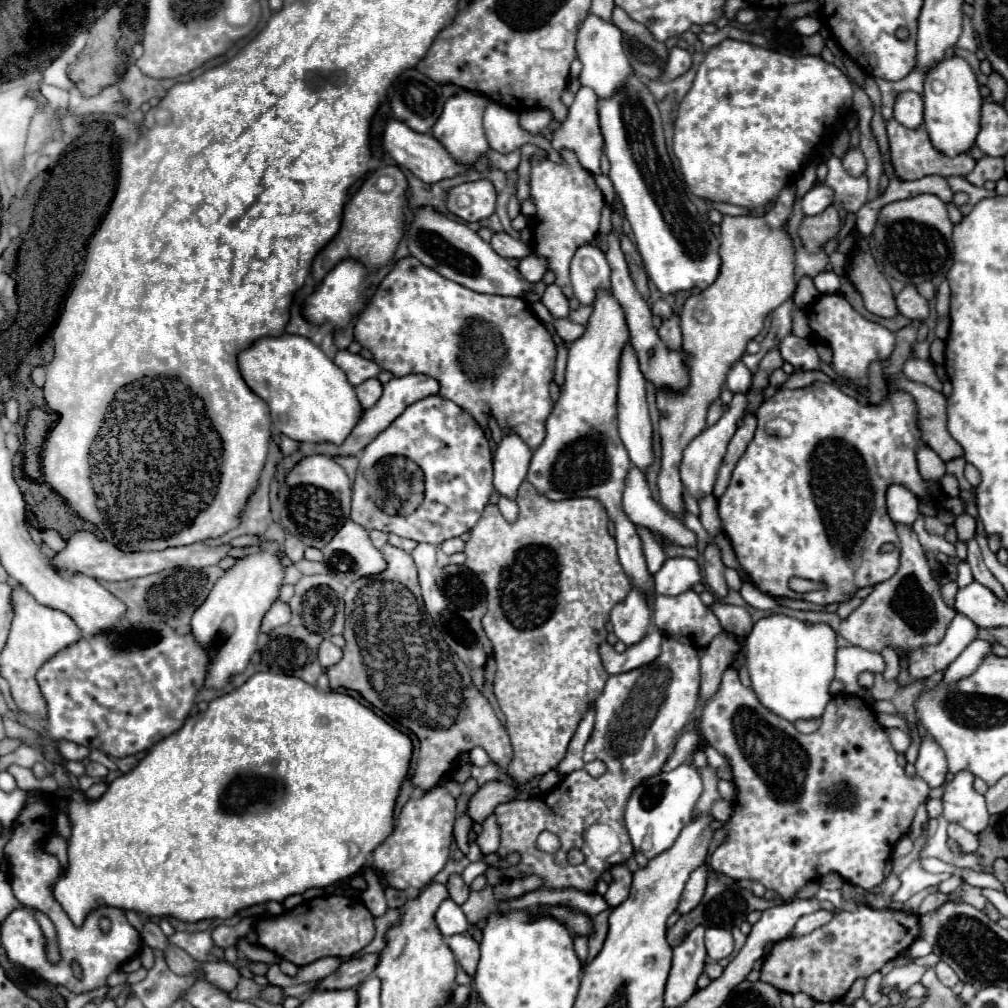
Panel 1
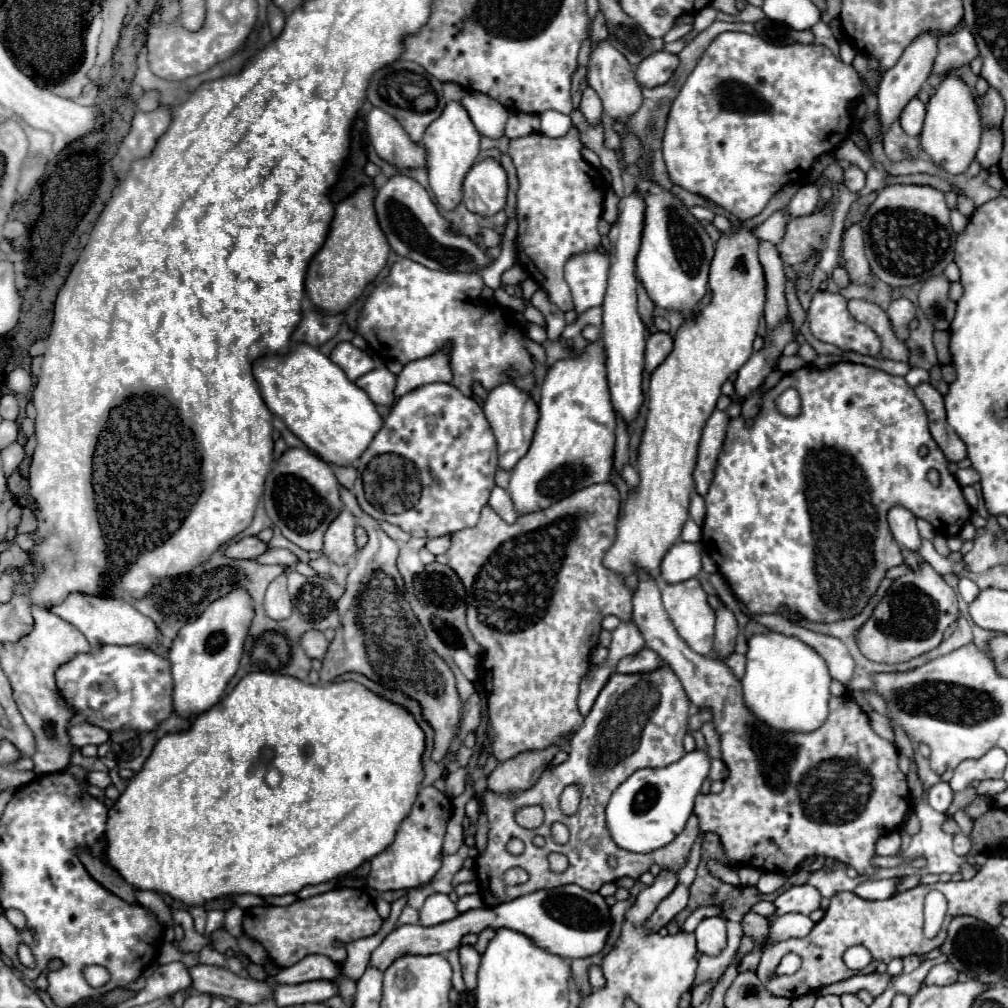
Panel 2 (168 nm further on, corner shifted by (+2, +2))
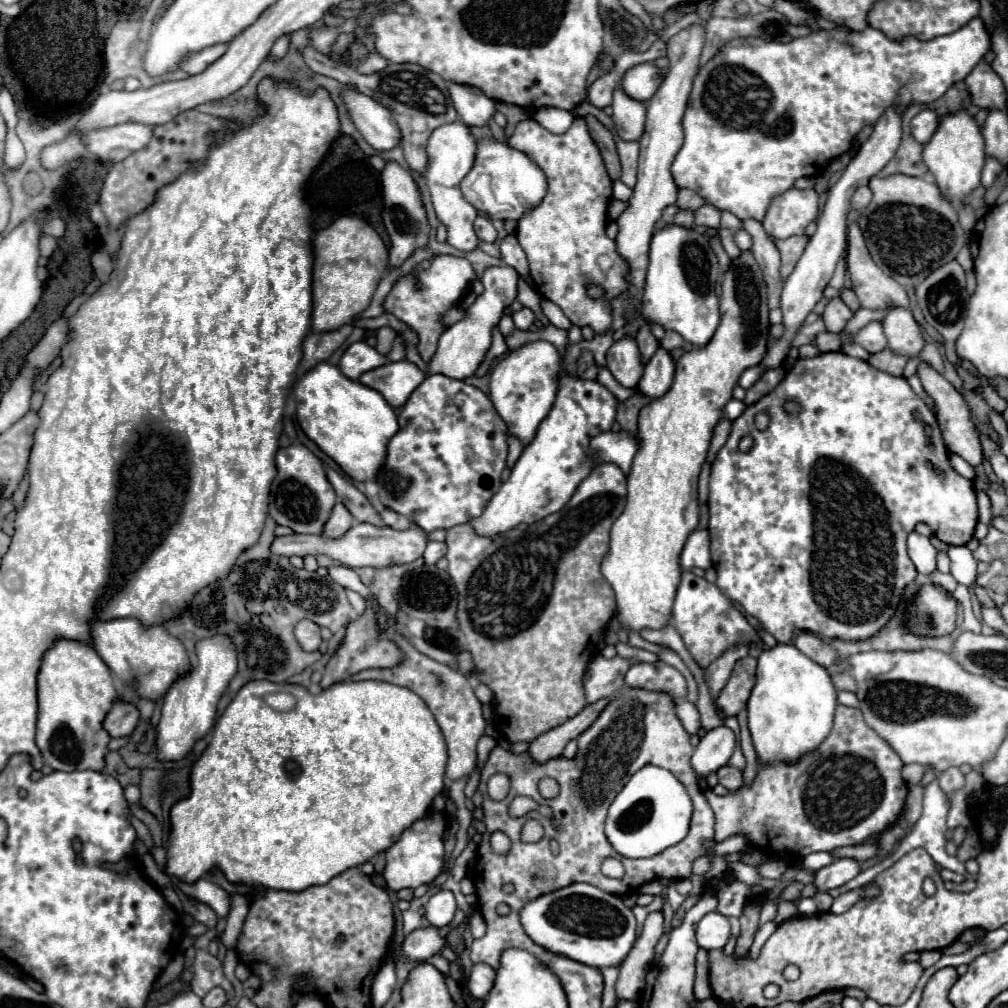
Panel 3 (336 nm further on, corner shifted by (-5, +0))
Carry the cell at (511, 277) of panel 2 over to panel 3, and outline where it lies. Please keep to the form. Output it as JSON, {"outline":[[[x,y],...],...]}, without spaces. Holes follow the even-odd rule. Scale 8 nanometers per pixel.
{"outline":[[[492,266],[484,272],[482,284],[484,284],[484,292],[466,310],[466,318],[456,322],[454,326],[450,326],[442,334],[442,340],[438,342],[438,350],[432,356],[432,360],[428,362],[428,374],[442,374],[442,376],[448,376],[448,378],[454,378],[454,380],[466,380],[476,372],[478,364],[482,362],[484,354],[490,348],[492,328],[500,322],[502,310],[506,306],[510,306],[512,300],[516,298],[518,272],[510,266]]]}

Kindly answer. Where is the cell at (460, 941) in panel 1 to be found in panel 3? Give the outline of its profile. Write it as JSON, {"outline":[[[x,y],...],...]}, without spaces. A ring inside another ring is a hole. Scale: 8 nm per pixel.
{"outline":[[[484,962],[474,964],[472,974],[468,978],[468,990],[470,990],[470,994],[474,998],[480,998],[480,1000],[486,998],[488,992],[490,992],[490,988],[492,988],[492,984],[494,984],[494,976],[496,976],[496,972],[494,972],[492,966],[488,966]]]}

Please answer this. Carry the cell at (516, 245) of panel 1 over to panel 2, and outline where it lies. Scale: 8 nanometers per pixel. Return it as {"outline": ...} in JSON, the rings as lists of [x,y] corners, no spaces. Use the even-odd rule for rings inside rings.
{"outline":[[[481,228],[481,238],[483,238],[485,248],[493,248],[501,244],[501,236],[493,228]]]}

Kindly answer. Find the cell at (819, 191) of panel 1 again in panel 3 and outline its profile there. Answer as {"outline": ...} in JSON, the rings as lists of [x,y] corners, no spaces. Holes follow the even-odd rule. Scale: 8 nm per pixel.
{"outline":[[[790,188],[772,200],[764,218],[764,230],[774,238],[788,238],[804,234],[806,226],[818,216],[816,190]]]}

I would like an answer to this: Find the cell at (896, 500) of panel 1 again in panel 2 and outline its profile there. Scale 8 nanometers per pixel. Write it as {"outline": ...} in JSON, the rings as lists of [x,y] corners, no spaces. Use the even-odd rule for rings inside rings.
{"outline":[[[901,506],[891,508],[889,526],[903,552],[919,552],[921,550],[921,536],[915,526],[915,516],[909,510],[905,510]]]}

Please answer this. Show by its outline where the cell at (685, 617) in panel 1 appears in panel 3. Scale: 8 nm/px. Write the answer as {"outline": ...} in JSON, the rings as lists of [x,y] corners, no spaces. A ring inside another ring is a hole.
{"outline":[[[682,572],[682,578],[676,590],[674,608],[672,608],[672,622],[700,668],[708,668],[708,664],[714,662],[728,646],[734,646],[740,642],[750,644],[752,640],[758,640],[756,630],[748,624],[742,612],[738,612],[732,606],[726,594],[720,592],[716,584],[710,584],[708,580],[692,572]]]}

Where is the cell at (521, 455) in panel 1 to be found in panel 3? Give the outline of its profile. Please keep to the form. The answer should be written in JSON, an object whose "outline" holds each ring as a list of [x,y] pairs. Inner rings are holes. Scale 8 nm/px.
{"outline":[[[532,342],[516,352],[510,352],[490,376],[490,400],[496,412],[508,426],[508,434],[528,444],[536,436],[536,428],[548,416],[556,396],[556,376],[560,372],[560,354],[550,342]]]}

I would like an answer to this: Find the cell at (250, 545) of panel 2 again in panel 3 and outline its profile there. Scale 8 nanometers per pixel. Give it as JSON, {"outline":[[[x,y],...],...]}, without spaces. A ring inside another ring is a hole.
{"outline":[[[356,524],[338,540],[330,540],[324,536],[306,536],[306,534],[282,536],[272,542],[270,552],[286,558],[306,556],[306,554],[326,554],[332,560],[350,568],[356,568],[356,566],[382,568],[388,564],[410,564],[424,554],[424,548],[426,548],[426,532],[422,532],[418,526],[412,526],[408,530],[392,530],[388,526],[376,528],[372,524]]]}

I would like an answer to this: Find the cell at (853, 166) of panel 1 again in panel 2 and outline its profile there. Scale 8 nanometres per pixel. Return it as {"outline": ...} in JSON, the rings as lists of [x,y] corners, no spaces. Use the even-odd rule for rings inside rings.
{"outline":[[[849,166],[845,170],[845,186],[851,192],[859,192],[865,186],[865,174],[863,174],[863,170],[857,168],[857,166]]]}

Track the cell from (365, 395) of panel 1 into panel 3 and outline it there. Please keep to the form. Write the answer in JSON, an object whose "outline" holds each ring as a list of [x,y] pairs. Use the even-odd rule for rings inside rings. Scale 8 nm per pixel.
{"outline":[[[400,360],[374,368],[360,376],[360,382],[384,396],[392,408],[400,408],[408,396],[422,384],[426,374],[414,364]]]}

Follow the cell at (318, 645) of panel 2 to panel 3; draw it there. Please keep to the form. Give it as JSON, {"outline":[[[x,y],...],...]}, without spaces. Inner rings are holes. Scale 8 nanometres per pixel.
{"outline":[[[300,620],[294,628],[294,636],[296,636],[298,644],[302,646],[302,650],[306,650],[306,652],[318,650],[320,644],[324,642],[320,636],[320,626],[310,620]]]}

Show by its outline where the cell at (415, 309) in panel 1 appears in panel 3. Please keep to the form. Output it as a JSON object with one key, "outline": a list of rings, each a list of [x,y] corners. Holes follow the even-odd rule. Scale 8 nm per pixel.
{"outline":[[[434,256],[430,266],[418,268],[416,276],[412,276],[412,272],[406,276],[400,276],[394,288],[390,290],[384,302],[384,310],[394,314],[412,332],[416,332],[418,336],[416,350],[424,362],[430,362],[442,332],[446,330],[446,324],[442,320],[444,314],[464,298],[464,294],[470,290],[470,280],[476,280],[476,272],[466,258]]]}

